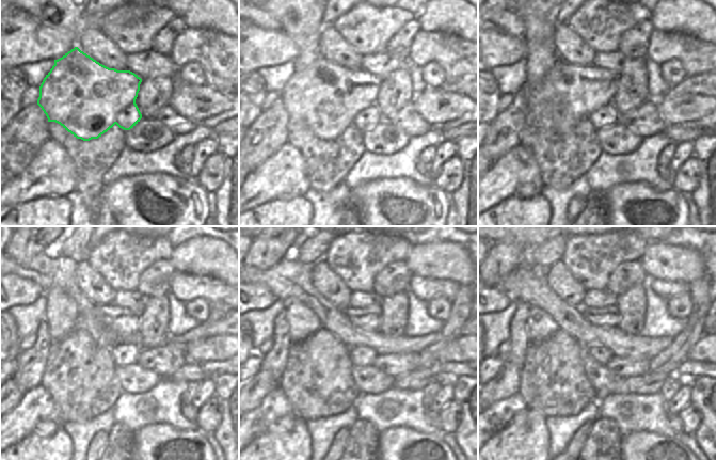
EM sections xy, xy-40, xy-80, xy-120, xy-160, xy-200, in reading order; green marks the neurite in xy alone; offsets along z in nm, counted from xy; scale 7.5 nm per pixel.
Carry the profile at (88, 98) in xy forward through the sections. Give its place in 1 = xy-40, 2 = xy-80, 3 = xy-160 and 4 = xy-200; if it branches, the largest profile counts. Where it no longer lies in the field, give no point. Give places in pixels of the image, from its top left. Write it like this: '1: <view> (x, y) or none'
1: xy-40 (328, 97)
2: xy-80 (569, 93)
3: xy-160 (369, 318)
4: xy-200 (609, 316)

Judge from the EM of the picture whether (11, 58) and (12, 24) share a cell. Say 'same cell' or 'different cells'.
same cell

